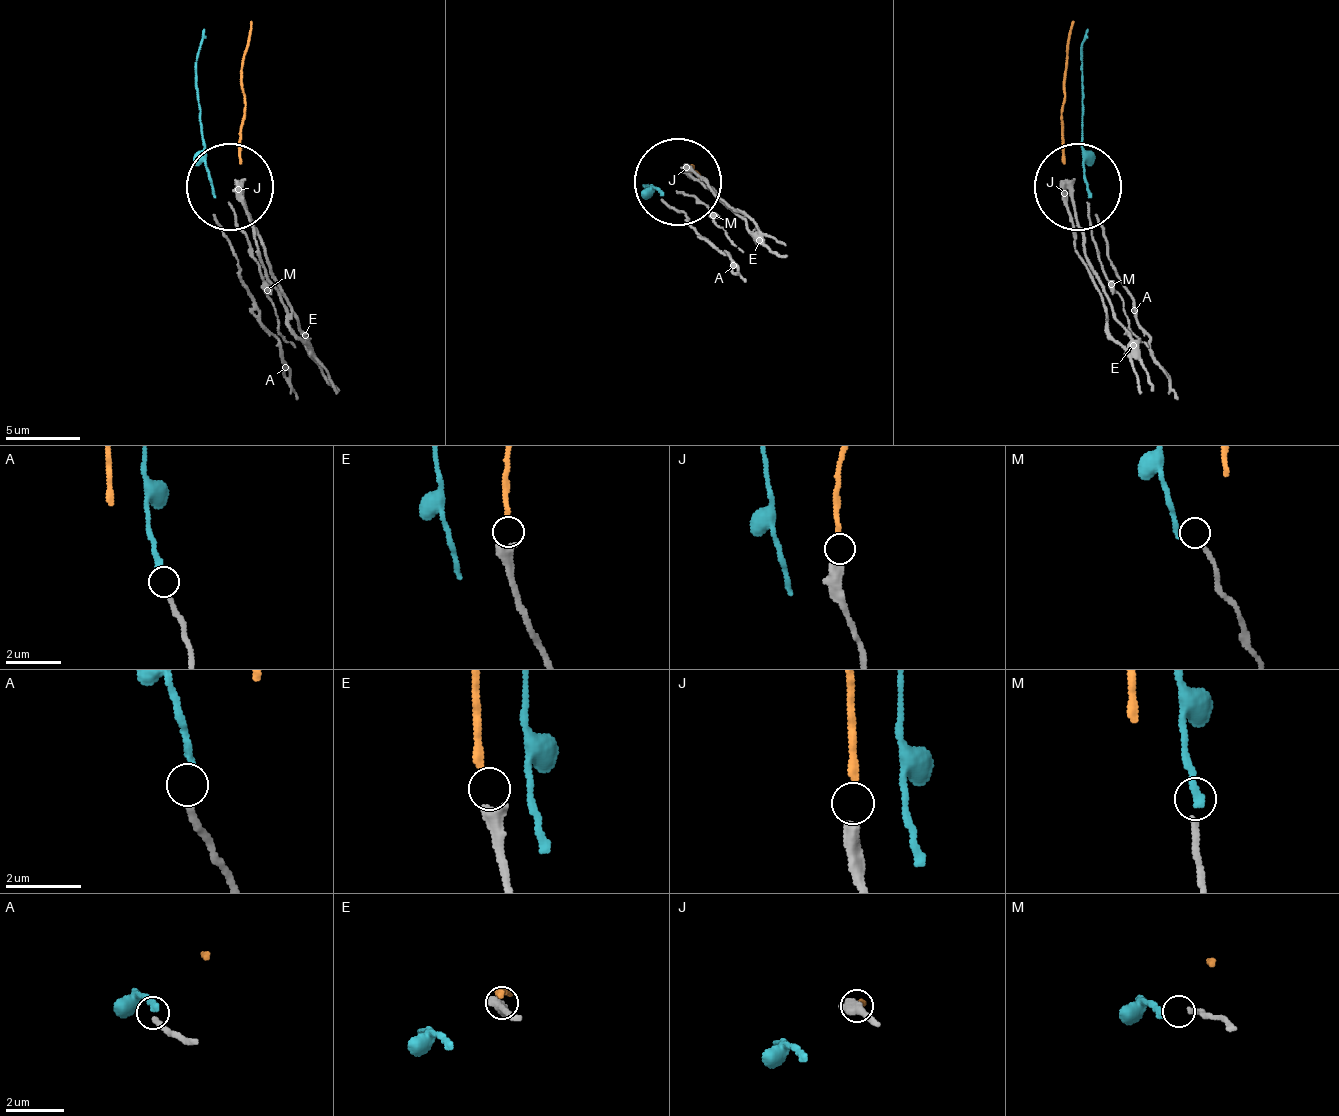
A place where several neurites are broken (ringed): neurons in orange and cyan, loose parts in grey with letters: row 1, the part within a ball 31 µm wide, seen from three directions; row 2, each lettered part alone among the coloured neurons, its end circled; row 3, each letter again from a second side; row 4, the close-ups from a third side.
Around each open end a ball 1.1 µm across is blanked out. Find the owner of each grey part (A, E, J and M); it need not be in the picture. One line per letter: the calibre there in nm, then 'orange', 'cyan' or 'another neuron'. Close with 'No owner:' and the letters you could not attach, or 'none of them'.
A: 170 nm | cyan
E: 400 nm | another neuron
J: 400 nm | orange
M: 130 nm | another neuron
No owner: E, M

